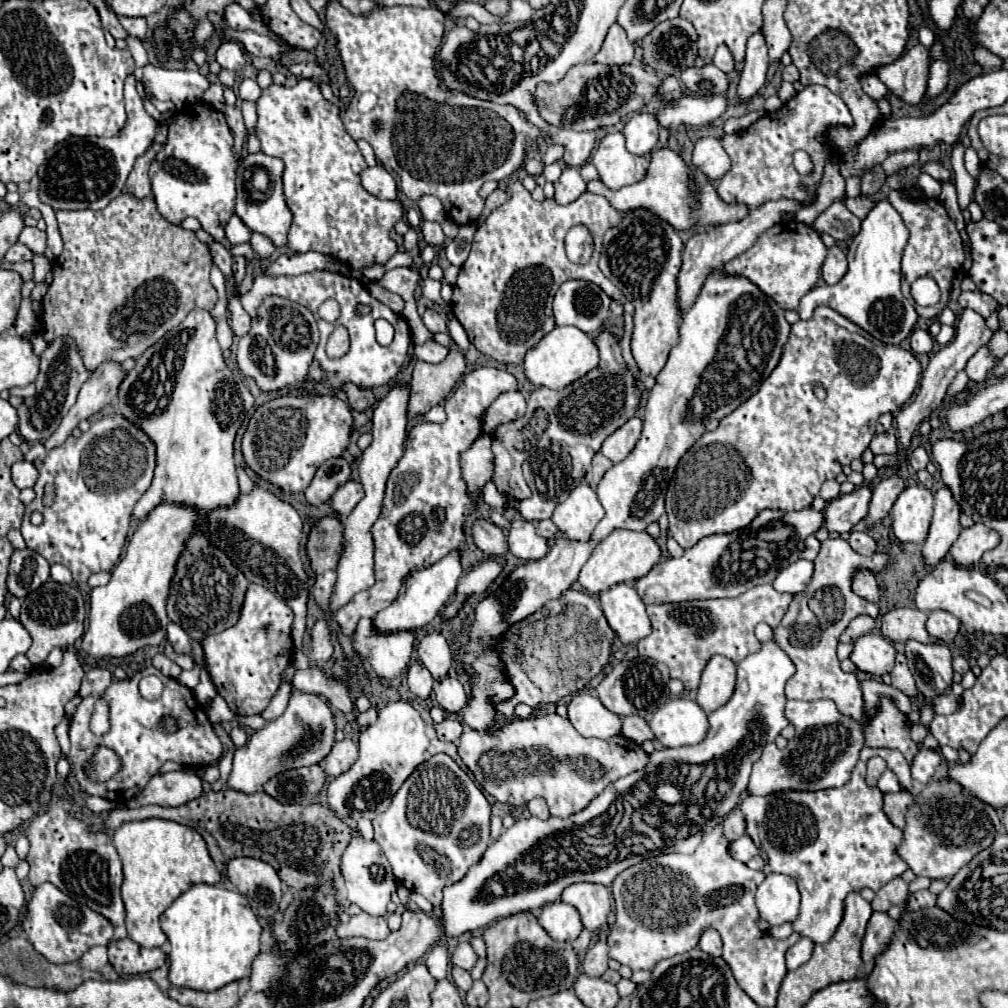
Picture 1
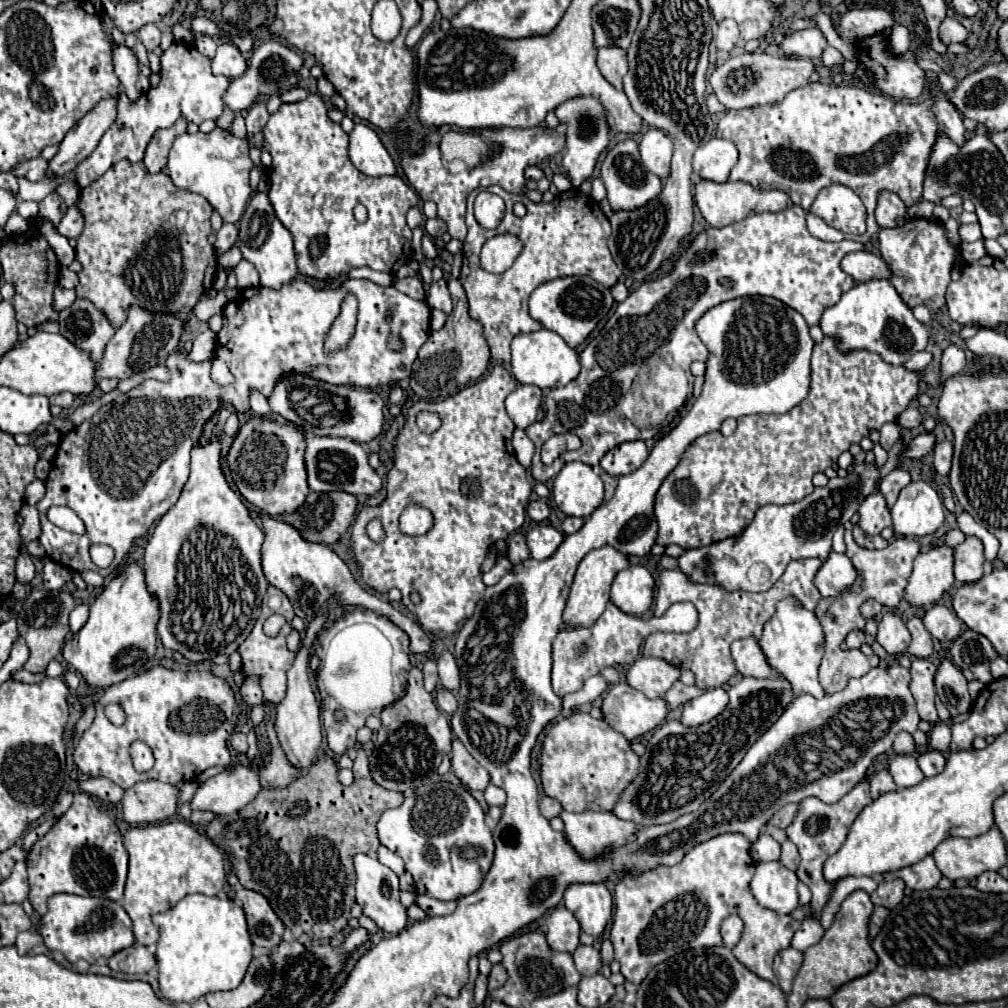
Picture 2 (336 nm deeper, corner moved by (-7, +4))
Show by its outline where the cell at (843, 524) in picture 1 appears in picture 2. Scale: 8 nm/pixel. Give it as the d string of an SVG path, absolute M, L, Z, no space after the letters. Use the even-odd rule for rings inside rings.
M920 433L918 437L912 439L912 443L908 445L908 451L904 455L910 459L920 459L932 449L934 449L934 435L932 433Z

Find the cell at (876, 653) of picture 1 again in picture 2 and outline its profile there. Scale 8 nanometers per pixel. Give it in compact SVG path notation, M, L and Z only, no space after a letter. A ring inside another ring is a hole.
M884 613L878 623L876 641L888 651L888 655L900 655L906 651L910 643L910 631L906 629L906 623L898 615Z

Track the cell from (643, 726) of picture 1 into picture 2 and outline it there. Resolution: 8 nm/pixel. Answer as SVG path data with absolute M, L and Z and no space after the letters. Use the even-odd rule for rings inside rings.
M678 679L678 681L670 687L670 691L668 691L668 707L674 709L674 707L678 707L678 705L688 703L690 699L694 699L694 697L698 697L698 695L702 695L702 689L700 689L700 687L696 687L696 685L684 685L684 683Z

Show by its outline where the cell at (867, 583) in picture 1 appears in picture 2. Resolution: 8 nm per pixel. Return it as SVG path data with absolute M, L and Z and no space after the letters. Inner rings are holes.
M868 599L868 601L860 607L860 613L862 613L864 619L872 619L872 617L878 617L878 615L882 613L882 609L884 609L884 607L882 607L878 601Z

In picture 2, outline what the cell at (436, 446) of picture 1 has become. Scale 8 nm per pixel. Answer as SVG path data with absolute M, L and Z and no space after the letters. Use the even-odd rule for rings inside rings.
M496 365L484 379L444 401L412 403L406 413L406 423L394 439L394 467L386 479L388 495L380 505L364 507L352 525L352 549L360 561L364 583L380 595L386 595L392 587L400 589L402 605L418 619L426 633L438 639L450 637L464 619L474 615L476 603L486 591L480 565L488 547L520 529L526 517L532 485L526 469L516 461L514 451L510 451L510 447L506 449L506 439L512 439L516 427L504 409L504 399L516 387L518 381L512 373ZM424 409L436 411L442 419L442 427L432 435L416 427L416 413ZM466 477L478 479L480 483L482 493L474 499L466 499L460 493L460 483ZM374 517L378 517L386 529L382 543L374 543L366 535L366 525ZM414 589L422 595L420 605L410 601Z

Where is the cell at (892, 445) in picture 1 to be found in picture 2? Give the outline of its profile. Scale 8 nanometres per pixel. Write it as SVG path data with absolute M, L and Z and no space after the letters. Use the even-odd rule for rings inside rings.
M884 423L882 425L882 429L880 429L880 445L888 451L892 445L894 445L894 441L900 437L900 429L898 429L898 425L896 423Z

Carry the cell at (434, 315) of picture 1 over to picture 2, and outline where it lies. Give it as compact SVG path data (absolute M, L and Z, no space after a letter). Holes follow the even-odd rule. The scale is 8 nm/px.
M440 279L440 281L436 281L436 283L430 285L430 291L428 291L426 303L428 303L430 307L434 307L434 309L442 309L444 313L450 313L450 311L452 311L450 291L448 291L444 279Z

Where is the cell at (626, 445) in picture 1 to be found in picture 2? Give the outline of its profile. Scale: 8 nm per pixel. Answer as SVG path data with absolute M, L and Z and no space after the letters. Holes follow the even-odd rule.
M628 441L610 449L602 457L600 467L612 477L620 477L636 471L646 461L646 457L648 457L648 449L644 441Z

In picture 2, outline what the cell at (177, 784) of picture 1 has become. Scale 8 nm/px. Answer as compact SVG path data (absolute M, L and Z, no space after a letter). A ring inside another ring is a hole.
M140 781L124 791L122 817L130 825L158 823L176 813L178 787L162 781Z

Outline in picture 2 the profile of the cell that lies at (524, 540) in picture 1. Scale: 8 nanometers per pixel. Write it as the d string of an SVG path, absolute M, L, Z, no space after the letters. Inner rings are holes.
M538 523L528 531L526 539L528 539L528 549L530 549L532 559L544 561L554 555L554 551L564 541L564 535L548 523Z

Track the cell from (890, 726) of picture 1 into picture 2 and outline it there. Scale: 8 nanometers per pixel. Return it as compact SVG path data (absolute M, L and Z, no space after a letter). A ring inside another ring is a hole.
M902 731L902 733L896 737L896 741L894 741L894 753L902 755L902 753L914 753L914 751L916 751L916 745L914 745L912 735L906 733L906 731Z

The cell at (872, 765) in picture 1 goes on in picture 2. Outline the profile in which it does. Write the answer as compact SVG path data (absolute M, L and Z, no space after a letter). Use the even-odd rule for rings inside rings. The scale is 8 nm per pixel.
M886 769L876 771L876 773L870 777L870 791L872 791L872 797L874 797L874 799L878 799L878 797L884 795L884 793L896 791L896 785L894 785L894 779L892 779L890 771L886 771Z

